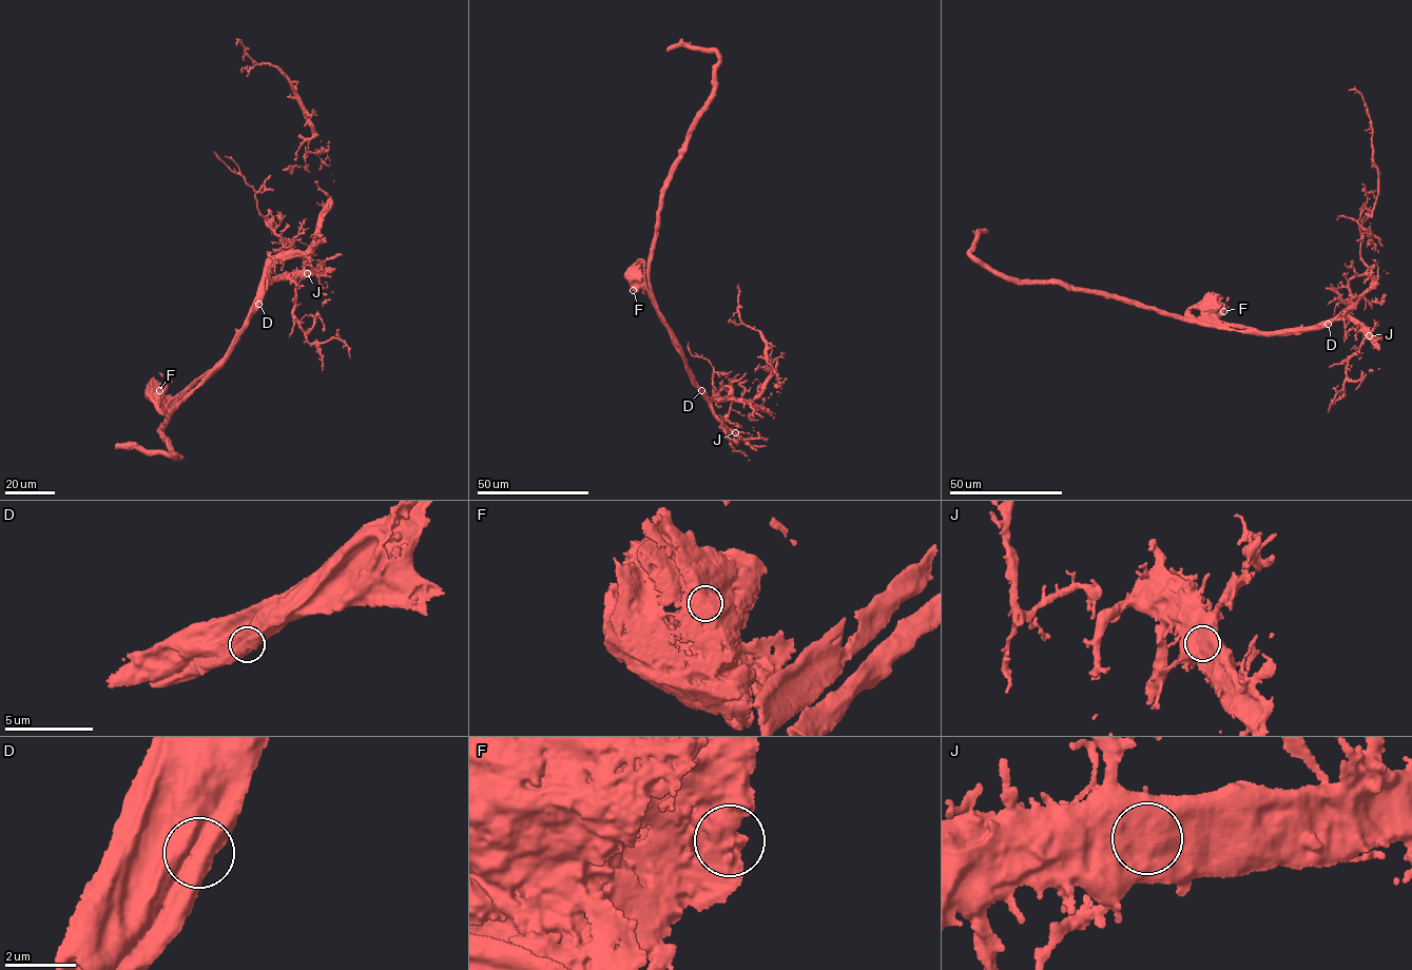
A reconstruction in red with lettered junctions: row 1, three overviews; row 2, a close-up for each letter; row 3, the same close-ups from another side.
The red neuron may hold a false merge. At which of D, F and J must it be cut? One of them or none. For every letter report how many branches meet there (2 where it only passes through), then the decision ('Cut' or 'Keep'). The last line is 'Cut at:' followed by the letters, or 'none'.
D: Branches: 1. Keep
F: Branches: 1. Keep
J: Branches: 1. Keep
Cut at: none

